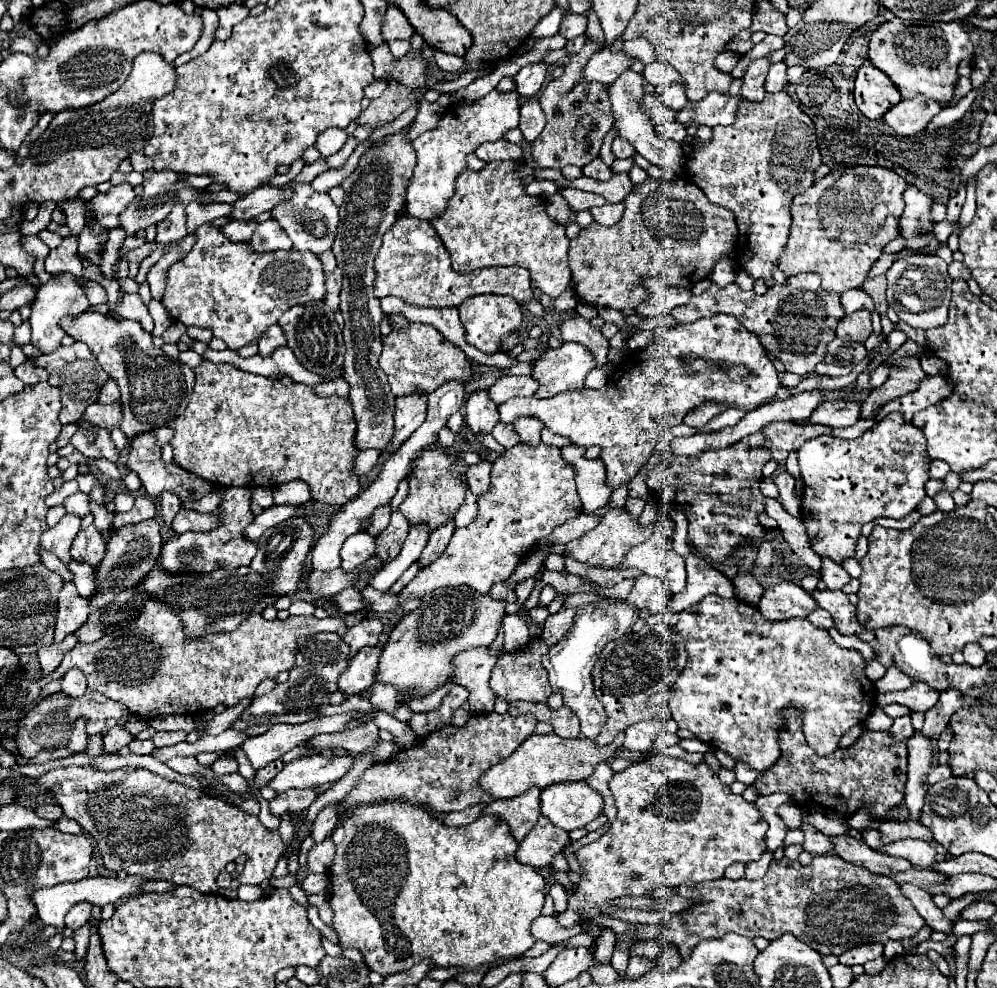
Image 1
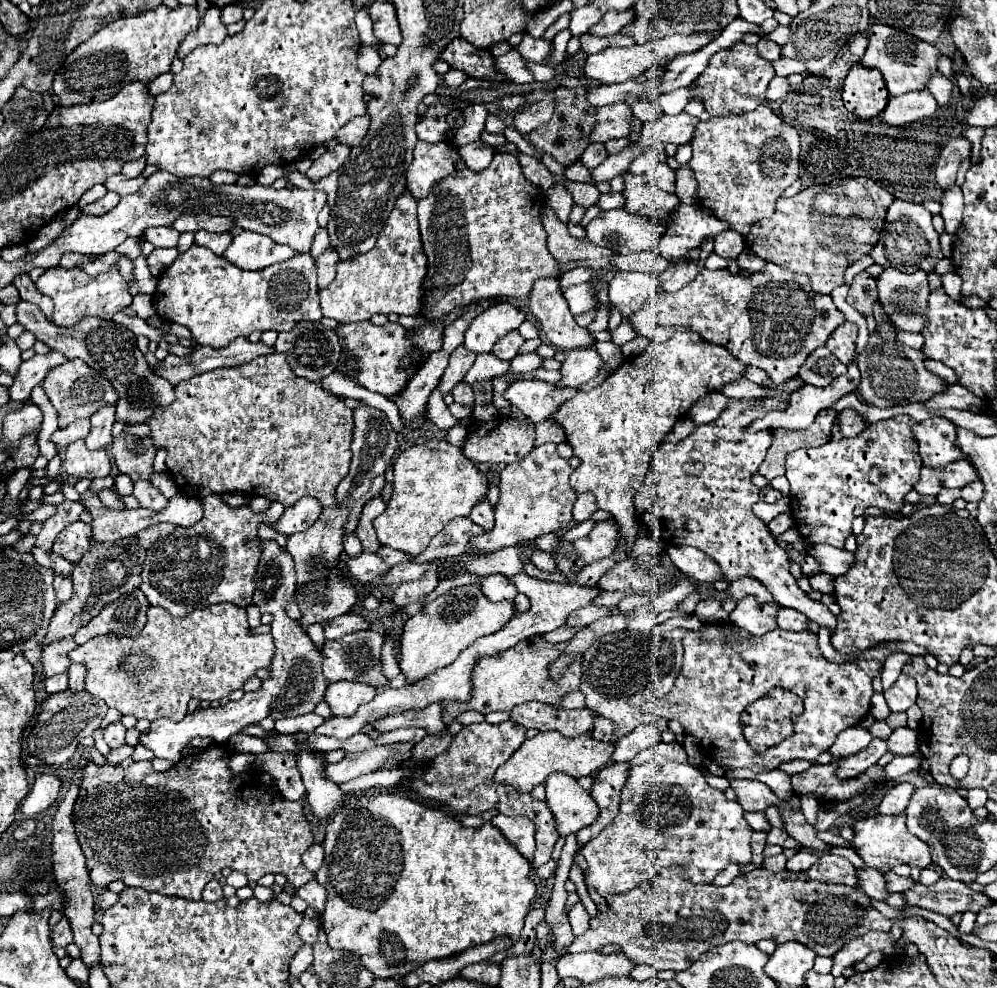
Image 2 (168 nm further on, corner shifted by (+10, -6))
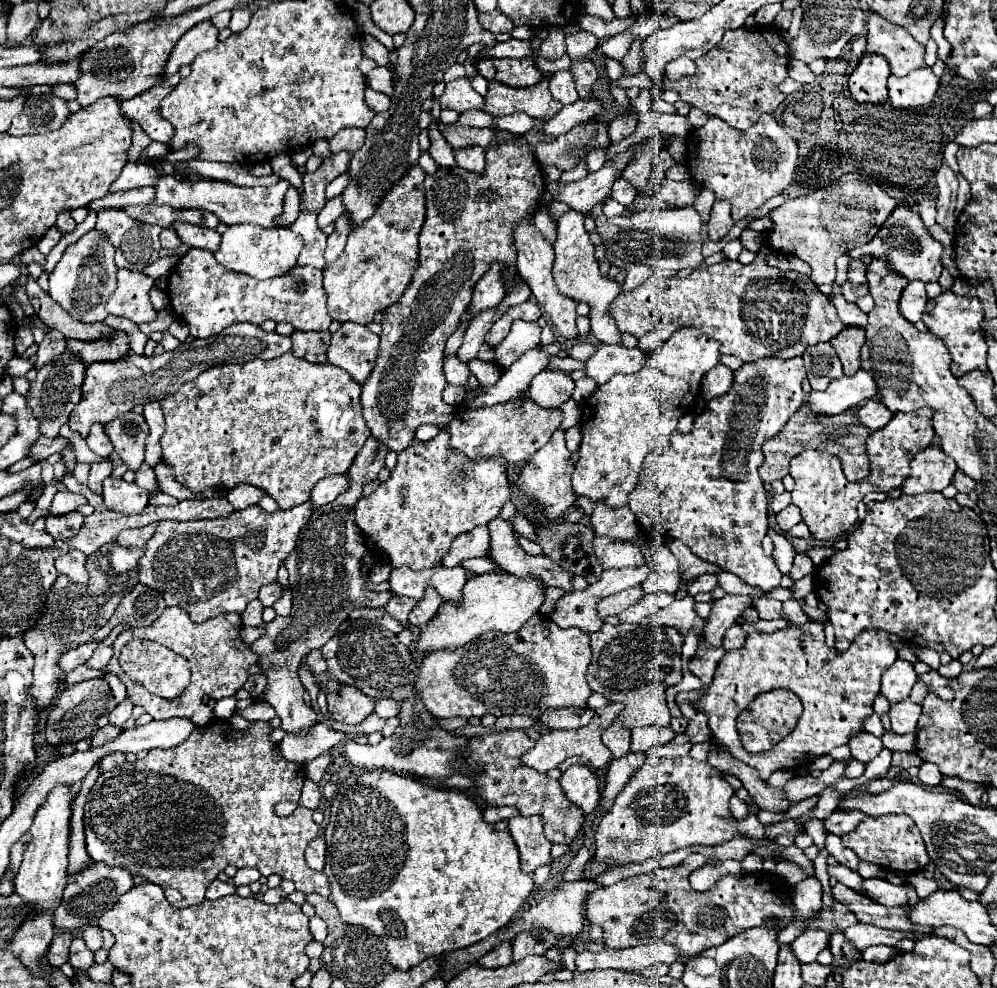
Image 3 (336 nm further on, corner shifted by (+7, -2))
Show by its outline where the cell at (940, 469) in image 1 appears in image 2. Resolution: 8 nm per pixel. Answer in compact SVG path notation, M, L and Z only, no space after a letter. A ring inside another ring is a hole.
M954 461L954 465L946 467L920 467L920 479L914 485L920 497L938 495L940 487L962 487L970 481L976 481L978 473L968 461Z

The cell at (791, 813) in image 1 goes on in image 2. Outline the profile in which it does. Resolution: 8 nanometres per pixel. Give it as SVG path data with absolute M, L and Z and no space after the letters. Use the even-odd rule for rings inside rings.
M744 813L748 825L754 829L754 831L762 831L762 829L770 829L770 823L766 821L764 813Z

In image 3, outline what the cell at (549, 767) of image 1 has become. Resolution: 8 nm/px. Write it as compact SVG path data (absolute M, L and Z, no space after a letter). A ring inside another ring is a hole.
M609 703L607 707L601 709L601 715L595 715L593 721L591 721L589 725L585 725L585 727L579 727L579 729L553 729L553 731L549 731L549 733L543 733L543 735L537 739L535 747L533 747L531 751L527 751L527 753L521 755L521 763L527 765L527 767L531 767L531 769L535 769L535 771L541 773L541 775L549 773L551 769L557 769L567 757L573 757L573 755L585 757L585 759L587 759L593 767L597 767L597 769L607 767L609 761L611 761L611 753L609 753L609 749L607 749L607 747L603 745L603 741L601 741L601 731L603 731L609 723L613 723L613 719L619 715L621 709L623 709L621 703Z

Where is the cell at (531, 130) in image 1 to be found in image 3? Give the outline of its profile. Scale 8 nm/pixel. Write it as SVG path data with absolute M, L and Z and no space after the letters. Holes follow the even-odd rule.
M557 71L549 83L549 89L551 89L553 97L563 105L569 105L569 103L579 99L575 85L573 85L573 77L569 77L567 71Z

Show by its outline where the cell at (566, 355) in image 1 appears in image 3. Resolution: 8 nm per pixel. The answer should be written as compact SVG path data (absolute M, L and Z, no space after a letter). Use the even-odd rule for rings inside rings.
M597 343L595 353L585 361L585 373L597 385L607 383L615 373L637 373L645 363L641 349L627 349L623 345Z

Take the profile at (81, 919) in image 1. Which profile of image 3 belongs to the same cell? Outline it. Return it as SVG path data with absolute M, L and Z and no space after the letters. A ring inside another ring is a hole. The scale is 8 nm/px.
M61 931L53 937L51 941L51 947L49 947L49 953L47 953L47 961L49 965L57 967L57 965L63 965L69 961L69 945L73 941L73 935L69 931Z

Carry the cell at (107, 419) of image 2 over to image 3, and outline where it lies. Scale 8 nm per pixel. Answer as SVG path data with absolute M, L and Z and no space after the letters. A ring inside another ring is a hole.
M95 423L91 427L91 431L87 435L87 445L99 457L109 457L113 453L113 445L111 445L111 439L105 435L105 425L103 423Z

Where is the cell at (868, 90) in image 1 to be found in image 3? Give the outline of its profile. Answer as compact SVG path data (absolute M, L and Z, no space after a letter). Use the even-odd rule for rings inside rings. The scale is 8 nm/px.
M865 53L849 77L849 91L857 103L885 103L889 63L881 55Z

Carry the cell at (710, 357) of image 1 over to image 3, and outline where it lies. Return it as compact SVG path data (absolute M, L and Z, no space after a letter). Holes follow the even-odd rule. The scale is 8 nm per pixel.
M677 329L655 353L647 355L645 365L633 375L615 375L611 381L599 385L599 389L585 401L581 401L581 447L579 461L573 471L573 491L591 501L601 501L609 507L623 507L629 501L629 493L635 489L645 457L661 447L669 445L671 433L677 429L677 421L691 407L691 399L701 391L701 379L721 361L721 343L703 335L699 329Z

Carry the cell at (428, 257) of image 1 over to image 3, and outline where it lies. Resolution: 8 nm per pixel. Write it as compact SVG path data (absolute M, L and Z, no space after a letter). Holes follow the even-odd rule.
M415 165L401 179L397 189L389 191L389 197L381 201L377 213L365 221L361 229L349 233L343 255L323 269L323 289L327 293L327 309L331 319L341 323L371 323L377 311L385 311L395 305L407 289L413 273L419 265L419 233L425 219L425 171Z

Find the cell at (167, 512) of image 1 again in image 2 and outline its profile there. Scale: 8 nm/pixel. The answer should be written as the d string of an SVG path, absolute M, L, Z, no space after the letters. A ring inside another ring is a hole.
M142 479L134 483L134 497L140 501L140 507L152 509L152 511L160 511L168 503L168 499L156 487L152 487L150 481L142 481Z

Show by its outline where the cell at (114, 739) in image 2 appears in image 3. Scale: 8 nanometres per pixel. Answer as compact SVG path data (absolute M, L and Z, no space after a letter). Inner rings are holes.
M125 699L121 705L117 705L111 715L109 715L109 723L111 725L117 725L119 729L123 729L125 721L131 717L131 709L133 709L133 703L129 699Z

